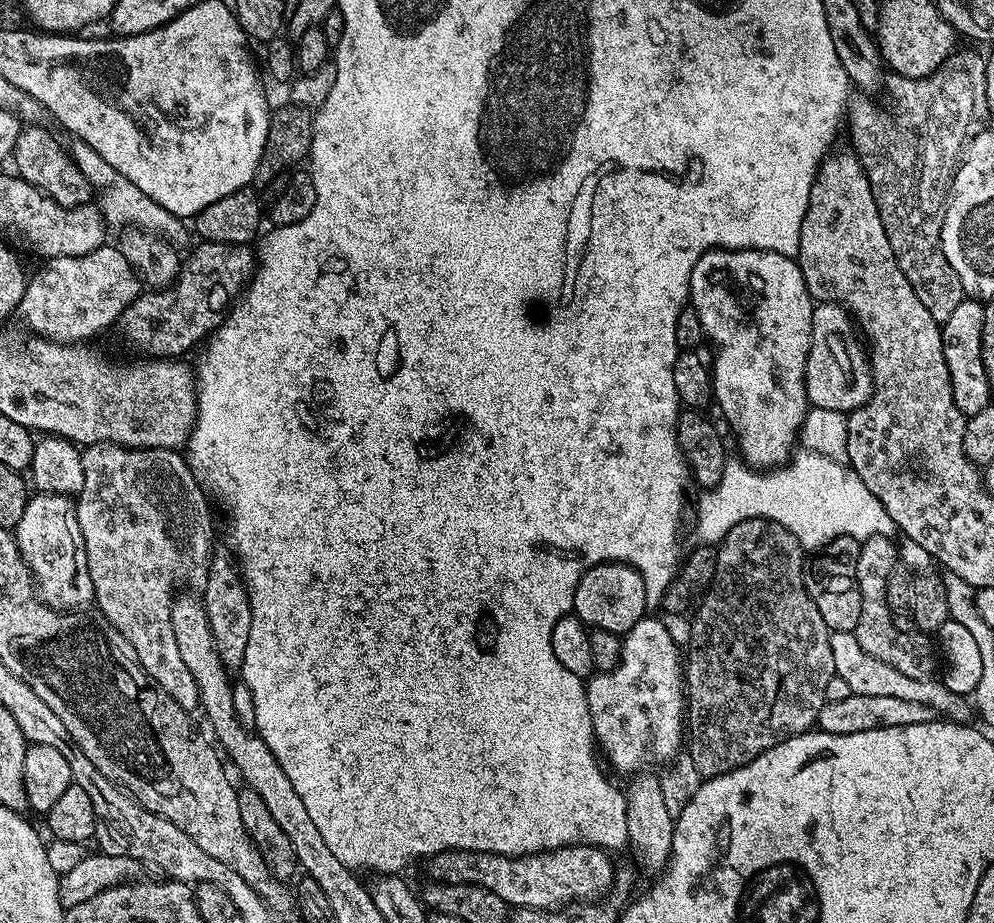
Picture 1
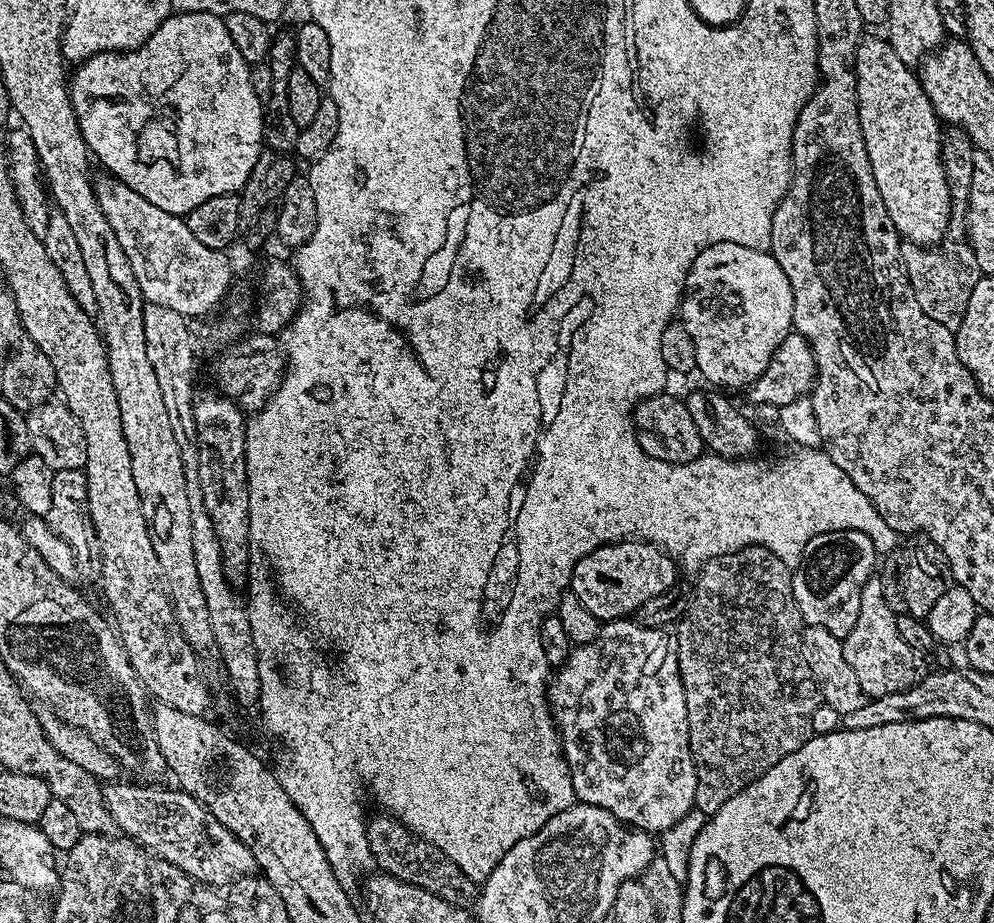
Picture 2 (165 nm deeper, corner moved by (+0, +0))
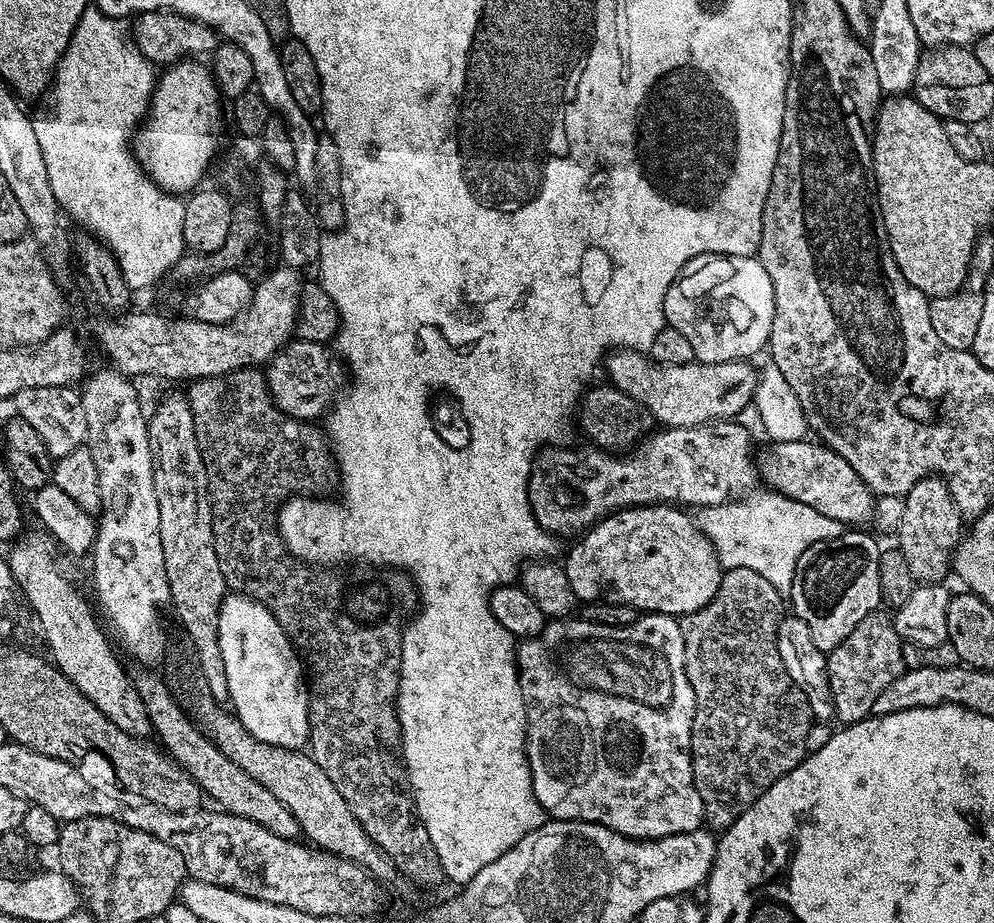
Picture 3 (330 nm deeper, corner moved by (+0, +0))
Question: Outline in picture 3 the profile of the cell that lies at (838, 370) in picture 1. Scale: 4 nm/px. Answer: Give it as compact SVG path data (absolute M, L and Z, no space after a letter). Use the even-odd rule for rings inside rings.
M618 348L609 351L606 357L608 376L612 387L625 392L630 398L639 400L644 411L648 412L657 425L670 428L689 428L707 424L710 420L731 420L739 417L744 407L753 403L756 394L757 369L751 368L748 360L731 360L717 364L693 362L682 366L666 366L653 362L643 351L635 348Z

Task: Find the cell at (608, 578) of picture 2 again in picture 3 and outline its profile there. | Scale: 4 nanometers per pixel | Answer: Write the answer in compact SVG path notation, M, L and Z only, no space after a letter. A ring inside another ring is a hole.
M661 502L621 508L597 520L562 560L577 601L626 603L644 614L677 618L702 610L718 594L722 569L714 546L684 512L683 507Z

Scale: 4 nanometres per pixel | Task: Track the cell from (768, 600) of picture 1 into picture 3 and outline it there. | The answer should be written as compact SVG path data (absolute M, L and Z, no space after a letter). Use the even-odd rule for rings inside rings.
M730 568L720 577L718 594L702 610L694 610L680 620L686 678L690 678L696 699L692 773L694 786L702 798L704 824L712 830L729 828L778 778L801 764L806 755L804 743L814 717L806 694L790 678L782 654L778 654L778 626L786 612L785 601L783 604L780 600L782 593L774 590L762 574Z

